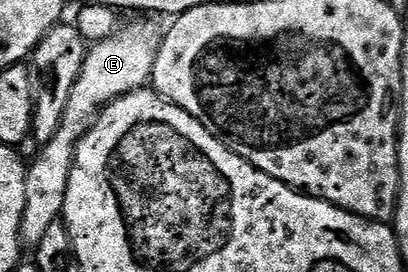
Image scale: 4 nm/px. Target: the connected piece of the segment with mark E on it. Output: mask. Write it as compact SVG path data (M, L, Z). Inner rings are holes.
M136 18L129 28L121 27L117 36L111 36L89 47L79 80L74 84L74 90L70 92L70 102L66 104L59 130L50 143L43 145L40 150L40 160L27 165L26 210L21 228L25 245L39 245L46 230L50 230L50 226L61 219L70 172L76 157L76 143L87 134L99 116L101 108L117 100L119 96L137 92L151 81L162 39L162 28L152 20L155 19Z

